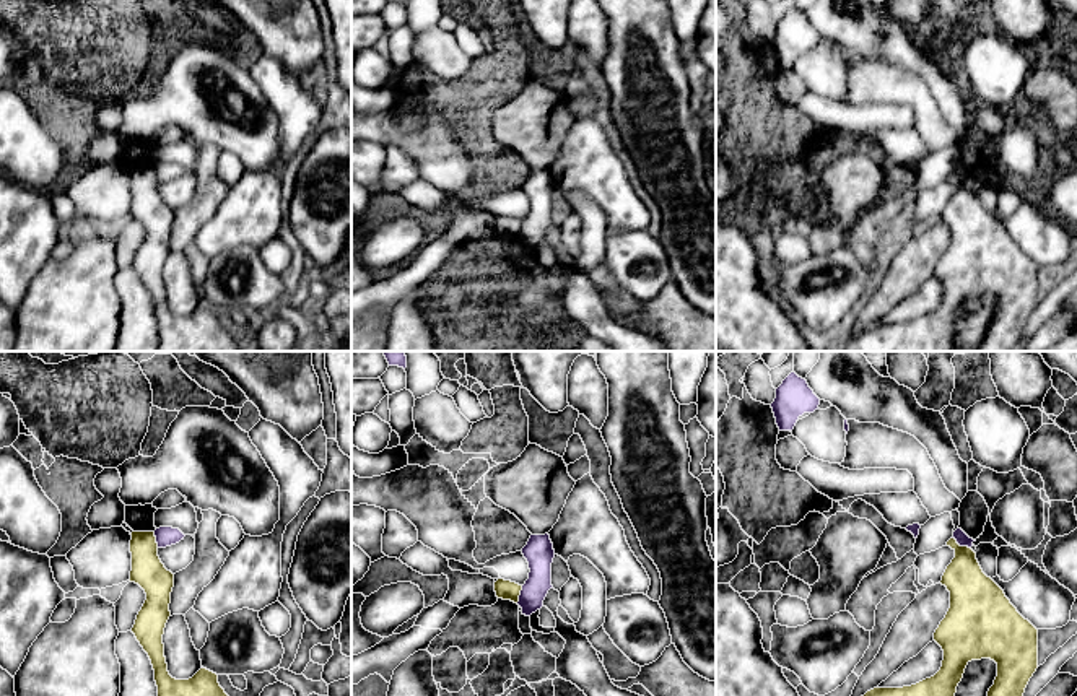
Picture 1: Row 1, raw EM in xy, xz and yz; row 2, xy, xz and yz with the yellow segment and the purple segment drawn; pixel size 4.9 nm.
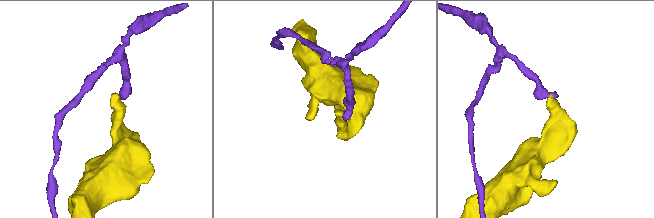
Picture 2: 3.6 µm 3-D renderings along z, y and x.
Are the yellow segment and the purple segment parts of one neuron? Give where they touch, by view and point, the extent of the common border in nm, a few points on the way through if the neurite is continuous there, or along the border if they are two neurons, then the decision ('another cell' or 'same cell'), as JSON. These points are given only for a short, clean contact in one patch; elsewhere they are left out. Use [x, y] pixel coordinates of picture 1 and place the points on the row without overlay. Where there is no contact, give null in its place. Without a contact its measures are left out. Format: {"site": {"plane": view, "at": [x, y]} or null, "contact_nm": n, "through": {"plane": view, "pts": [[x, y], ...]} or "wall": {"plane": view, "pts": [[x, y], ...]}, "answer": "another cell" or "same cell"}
{"site": {"plane": "yz", "at": [962, 182]}, "contact_nm": 110, "wall": {"plane": "yz", "pts": [[952, 173], [960, 181], [970, 184]]}, "answer": "another cell"}

